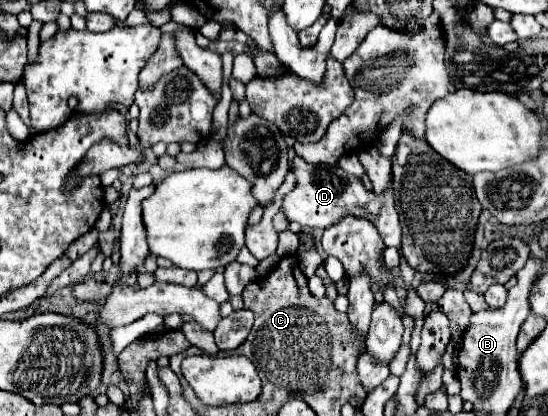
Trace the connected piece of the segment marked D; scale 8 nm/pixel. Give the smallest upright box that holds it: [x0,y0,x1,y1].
[282,156,402,248]

